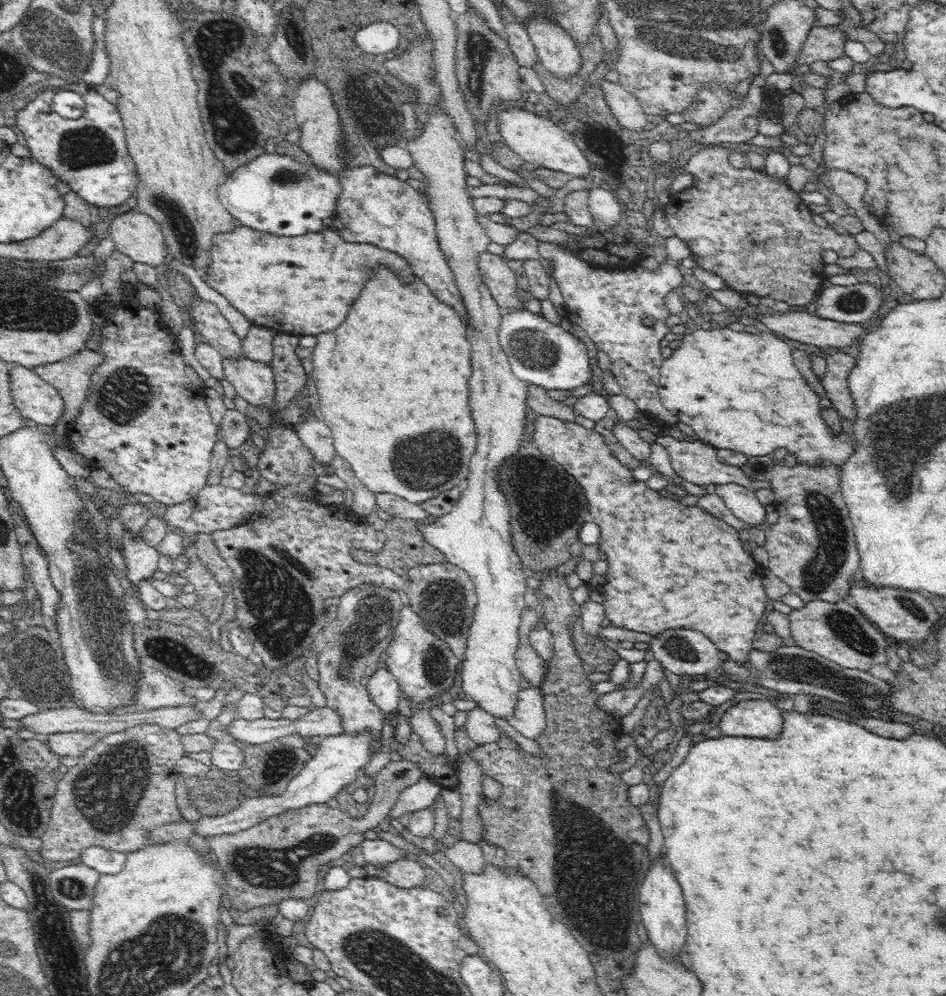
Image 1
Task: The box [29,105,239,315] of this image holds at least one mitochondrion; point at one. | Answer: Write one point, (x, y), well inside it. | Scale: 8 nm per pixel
(80, 148)

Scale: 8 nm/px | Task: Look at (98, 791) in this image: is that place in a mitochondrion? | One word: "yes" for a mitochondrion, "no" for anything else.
yes

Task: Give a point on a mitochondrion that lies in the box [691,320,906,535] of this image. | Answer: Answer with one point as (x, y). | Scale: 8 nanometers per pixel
(810, 491)

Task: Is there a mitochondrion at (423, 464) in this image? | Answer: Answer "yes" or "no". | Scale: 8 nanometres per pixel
yes

